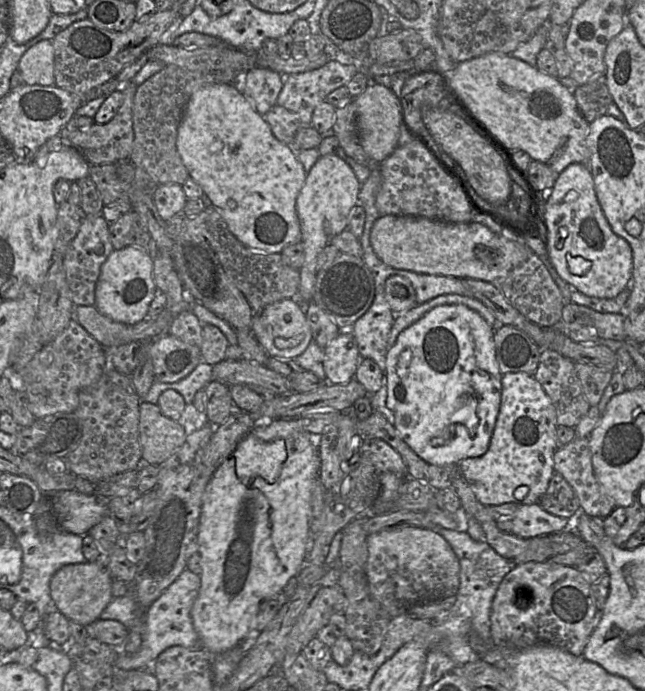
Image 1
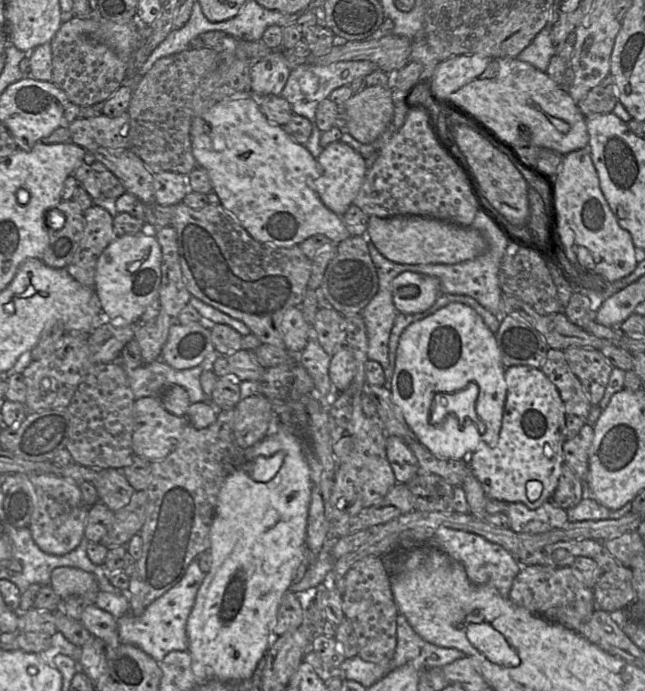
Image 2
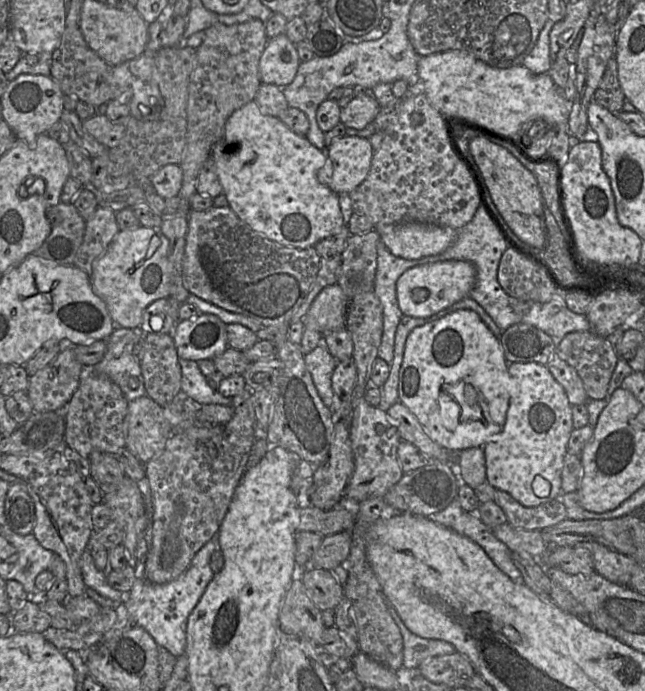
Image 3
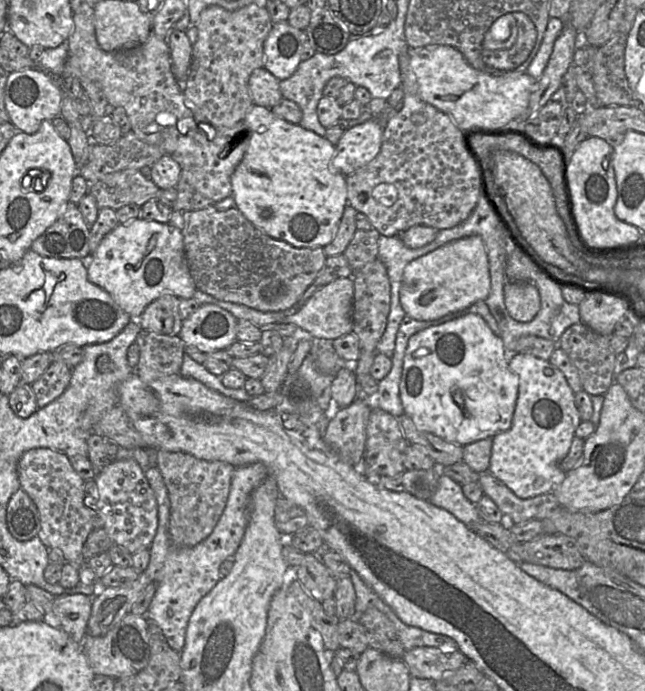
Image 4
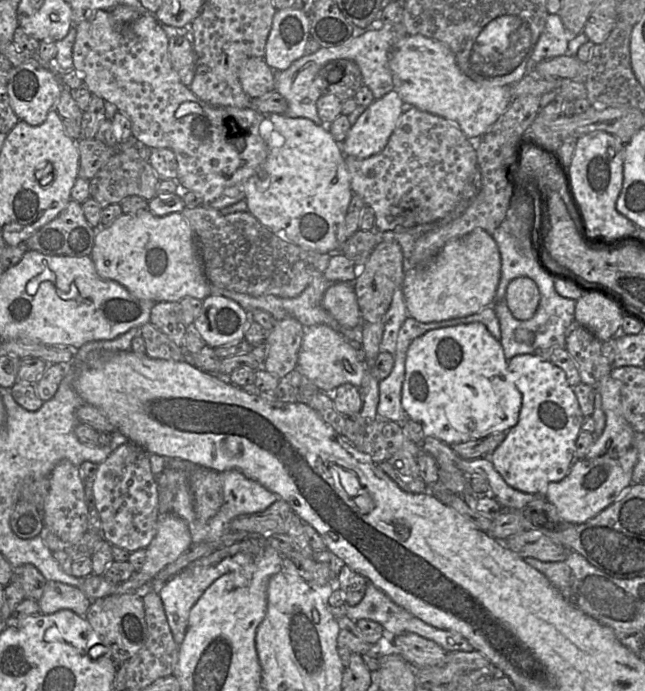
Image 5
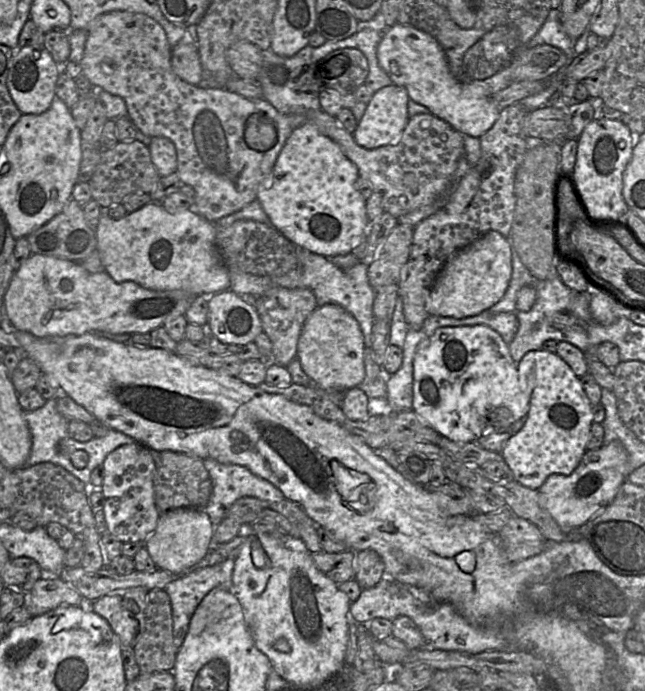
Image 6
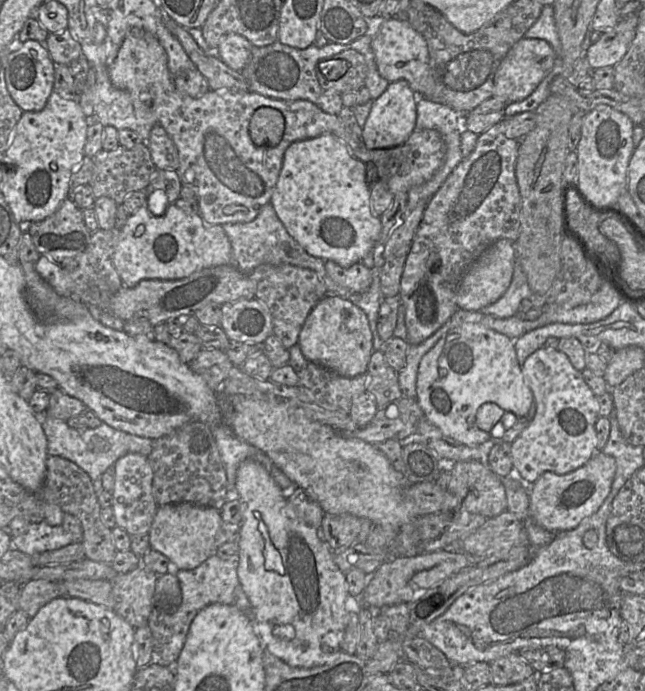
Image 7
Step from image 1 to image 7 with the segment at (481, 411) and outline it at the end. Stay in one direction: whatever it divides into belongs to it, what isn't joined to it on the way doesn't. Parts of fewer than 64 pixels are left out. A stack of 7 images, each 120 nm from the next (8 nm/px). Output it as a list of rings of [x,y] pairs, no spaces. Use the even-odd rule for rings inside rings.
[[[463,324],[445,333],[420,361],[416,400],[425,418],[441,432],[469,447],[488,447],[490,432],[476,425],[476,413],[487,402],[525,417],[533,394],[518,363],[515,341],[481,324]]]

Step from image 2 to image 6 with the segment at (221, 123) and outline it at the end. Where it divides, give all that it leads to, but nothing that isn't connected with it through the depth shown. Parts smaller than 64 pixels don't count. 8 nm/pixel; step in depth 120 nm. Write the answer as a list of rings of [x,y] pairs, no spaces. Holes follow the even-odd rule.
[[[307,122],[295,128],[286,140],[270,176],[258,188],[257,200],[271,225],[292,243],[322,256],[345,255],[367,234],[370,226],[366,200],[355,188],[358,178],[357,166],[343,154],[338,144]]]

